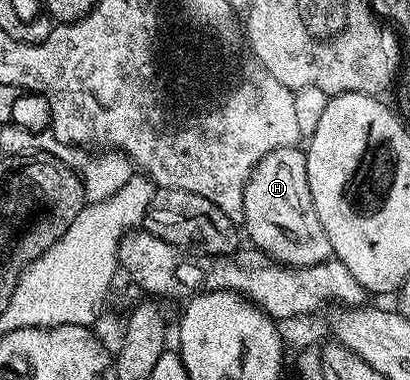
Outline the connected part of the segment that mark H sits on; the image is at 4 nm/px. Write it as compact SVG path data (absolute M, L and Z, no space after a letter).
M282 146L279 150L268 152L254 165L254 171L244 188L244 212L242 213L244 234L251 238L253 249L261 250L276 264L286 268L305 268L321 262L331 261L334 249L320 224L312 192L308 188L308 168L306 156L301 149L293 146Z

